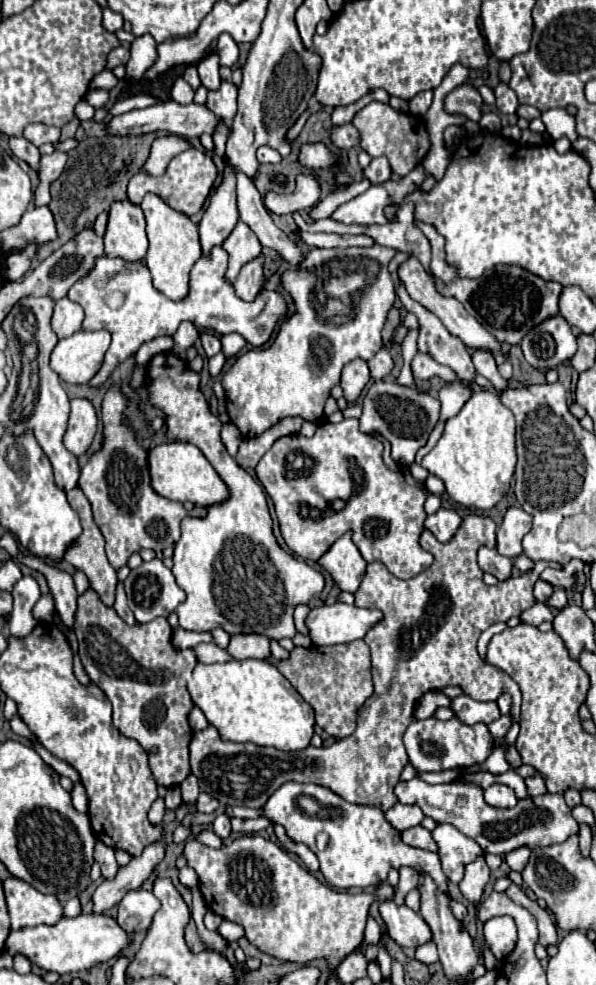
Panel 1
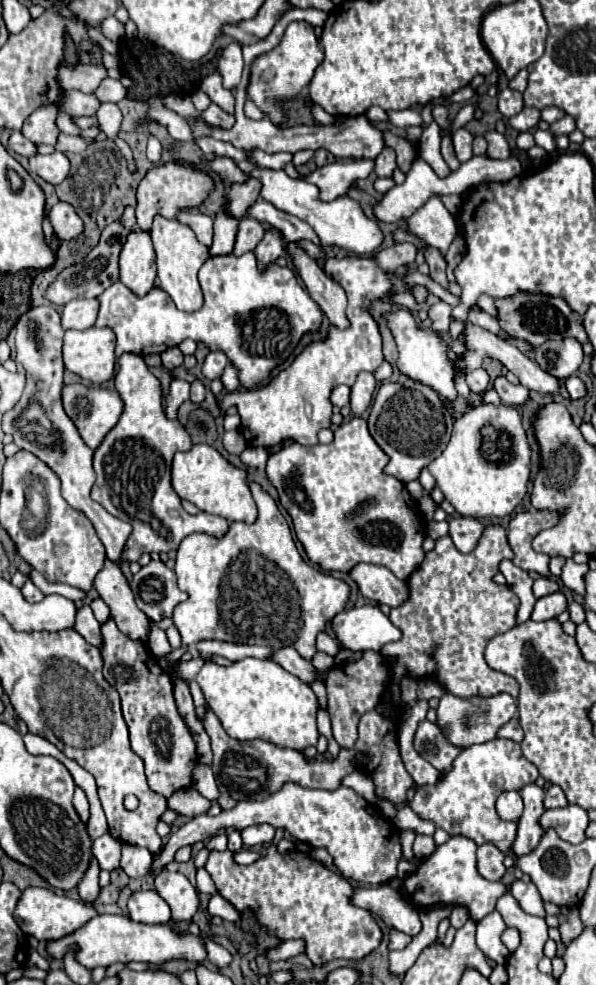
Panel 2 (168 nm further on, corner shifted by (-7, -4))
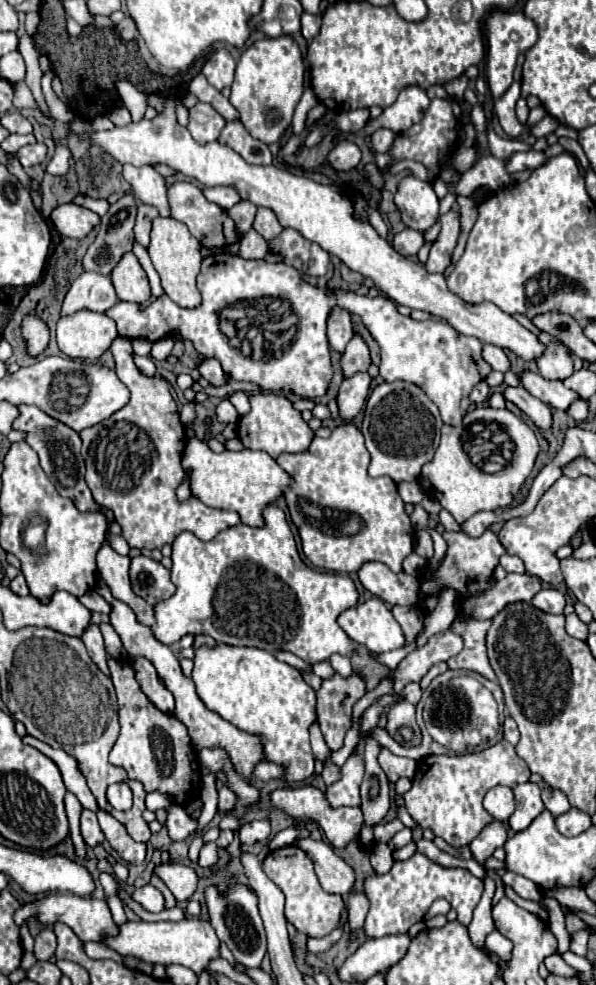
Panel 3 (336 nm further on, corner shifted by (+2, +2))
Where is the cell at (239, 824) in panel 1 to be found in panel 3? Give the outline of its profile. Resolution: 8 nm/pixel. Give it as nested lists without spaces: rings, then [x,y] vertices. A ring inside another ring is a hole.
[[[251,821],[251,823],[245,823],[241,825],[239,829],[239,841],[243,845],[253,845],[257,841],[265,841],[271,833],[271,827],[269,827],[269,821]]]

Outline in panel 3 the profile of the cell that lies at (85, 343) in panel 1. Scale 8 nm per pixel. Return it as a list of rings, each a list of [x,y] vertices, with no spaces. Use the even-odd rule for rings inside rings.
[[[77,311],[57,323],[57,345],[71,359],[97,361],[117,337],[115,321],[105,313]]]

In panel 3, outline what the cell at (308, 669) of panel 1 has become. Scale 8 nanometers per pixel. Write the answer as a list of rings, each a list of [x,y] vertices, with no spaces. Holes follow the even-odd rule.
[[[353,671],[349,677],[335,673],[317,691],[317,719],[329,749],[343,747],[345,731],[351,727],[351,707],[367,693],[365,679]]]

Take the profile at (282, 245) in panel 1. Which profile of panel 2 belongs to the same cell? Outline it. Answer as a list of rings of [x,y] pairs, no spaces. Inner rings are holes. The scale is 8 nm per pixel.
[[[296,243],[288,245],[288,255],[292,257],[300,279],[304,281],[310,297],[320,305],[320,309],[326,313],[330,323],[338,329],[346,329],[350,325],[346,317],[346,293],[344,289],[334,283],[322,267],[314,259],[310,259]]]

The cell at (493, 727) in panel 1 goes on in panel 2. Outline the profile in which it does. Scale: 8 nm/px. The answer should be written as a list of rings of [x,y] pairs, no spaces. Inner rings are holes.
[[[518,717],[510,719],[510,723],[506,723],[506,725],[500,729],[498,737],[502,737],[502,739],[510,739],[510,741],[516,741],[516,743],[522,743],[524,733],[522,733],[522,727],[520,727]]]

